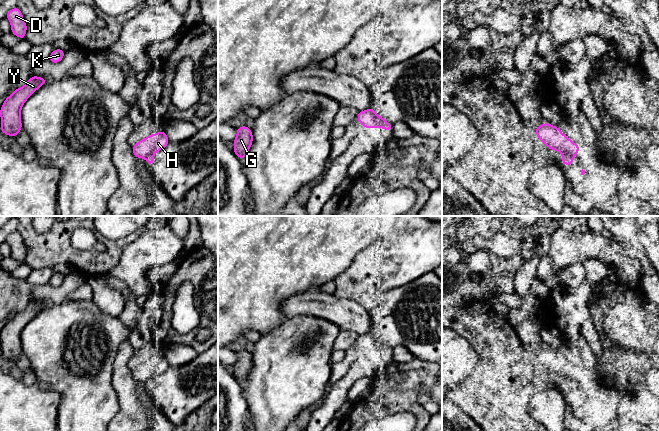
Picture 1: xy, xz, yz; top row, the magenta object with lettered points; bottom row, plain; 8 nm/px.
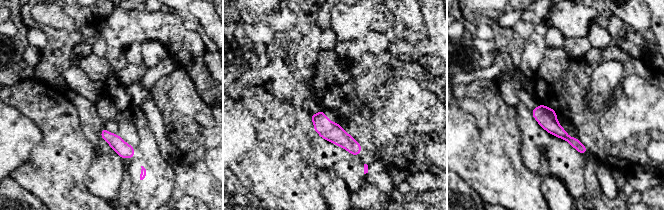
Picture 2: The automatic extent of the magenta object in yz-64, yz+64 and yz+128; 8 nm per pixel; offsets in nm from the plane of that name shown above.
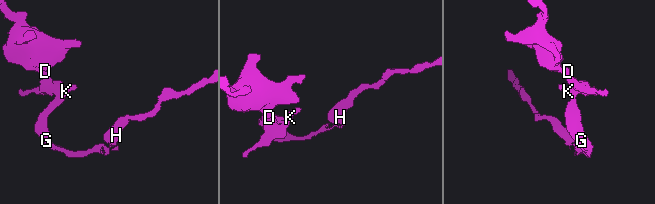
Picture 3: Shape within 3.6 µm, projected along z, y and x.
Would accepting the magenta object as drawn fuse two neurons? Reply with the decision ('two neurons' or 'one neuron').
two neurons

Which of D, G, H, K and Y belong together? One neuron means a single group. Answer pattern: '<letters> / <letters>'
D G K Y / H

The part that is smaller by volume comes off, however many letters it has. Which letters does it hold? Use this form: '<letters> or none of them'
D, G, K, Y

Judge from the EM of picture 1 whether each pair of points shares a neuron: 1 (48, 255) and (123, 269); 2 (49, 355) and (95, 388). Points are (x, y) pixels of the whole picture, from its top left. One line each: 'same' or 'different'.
1: different
2: same

